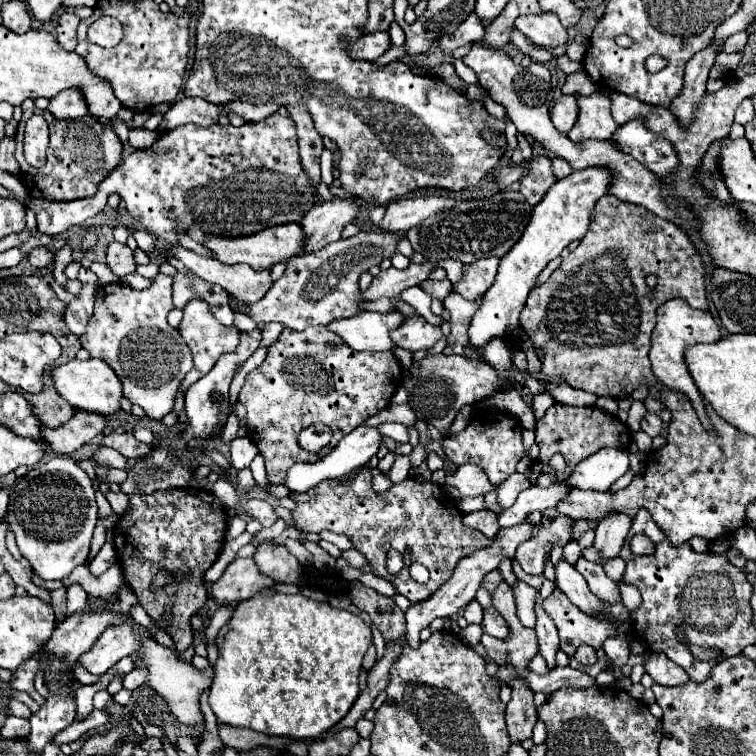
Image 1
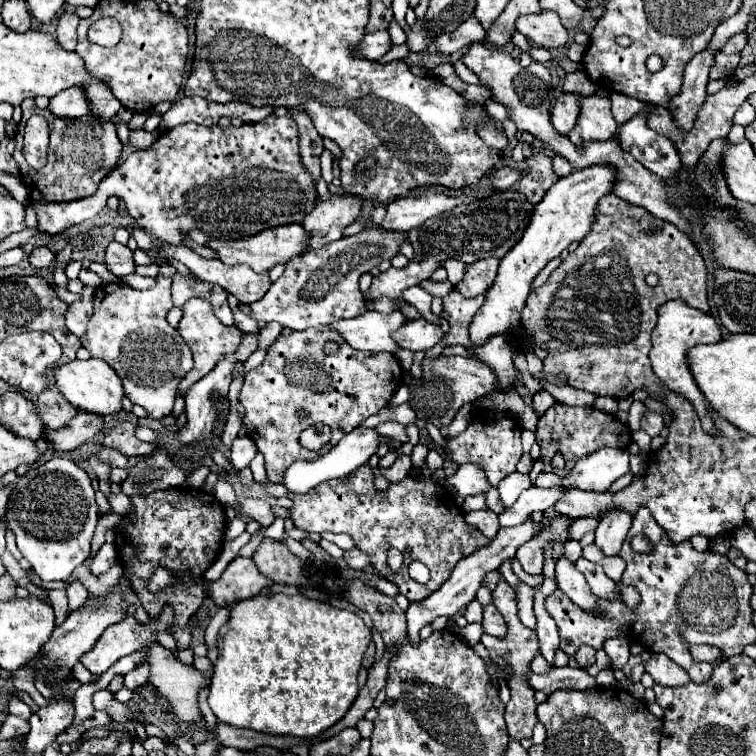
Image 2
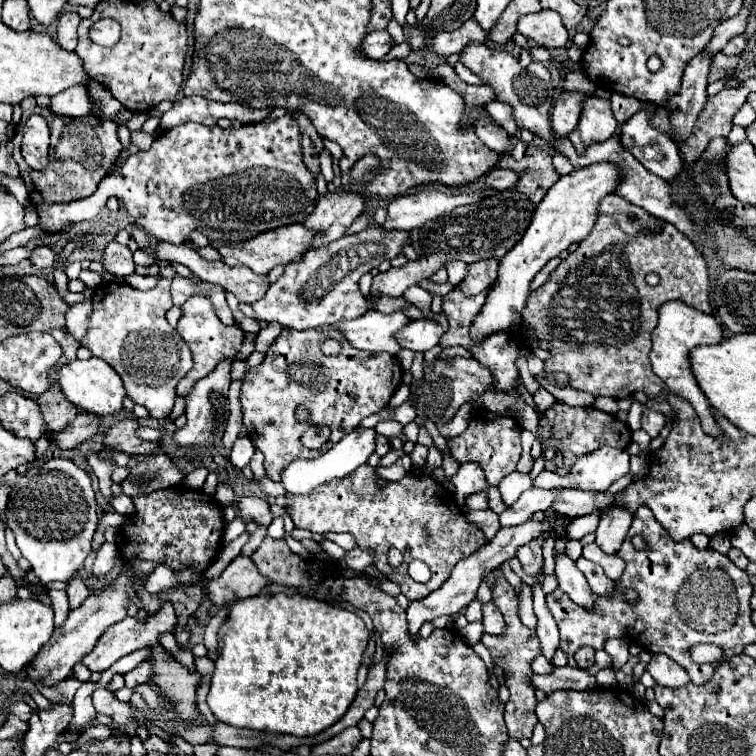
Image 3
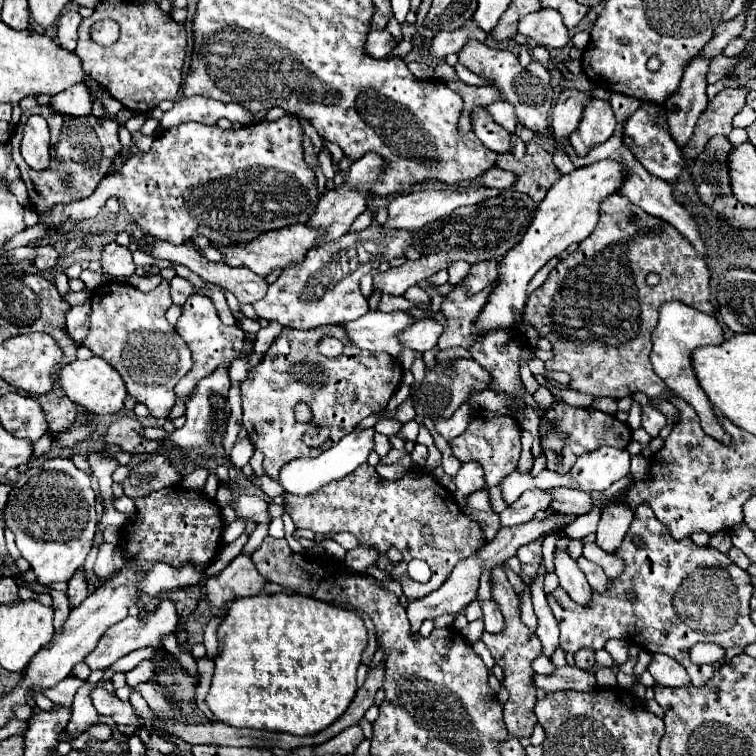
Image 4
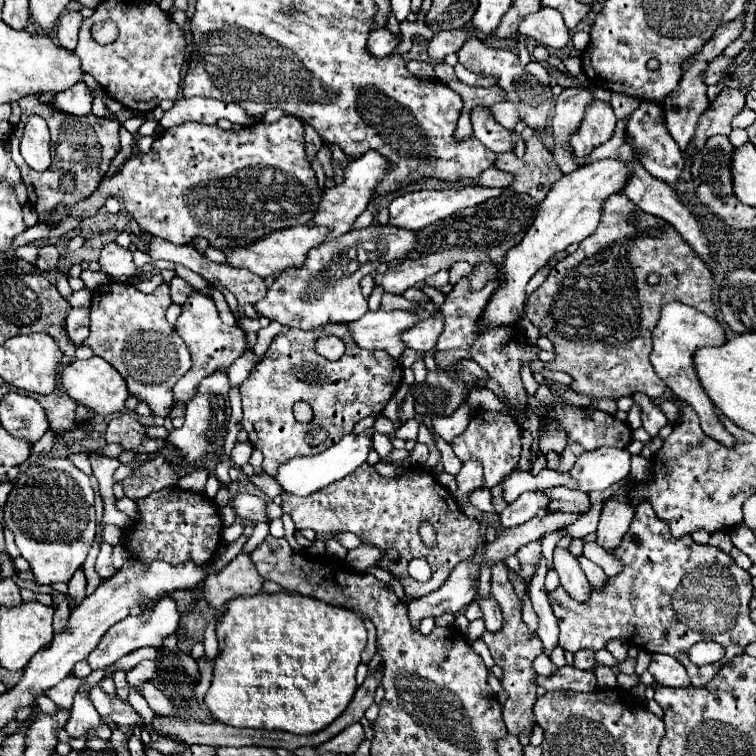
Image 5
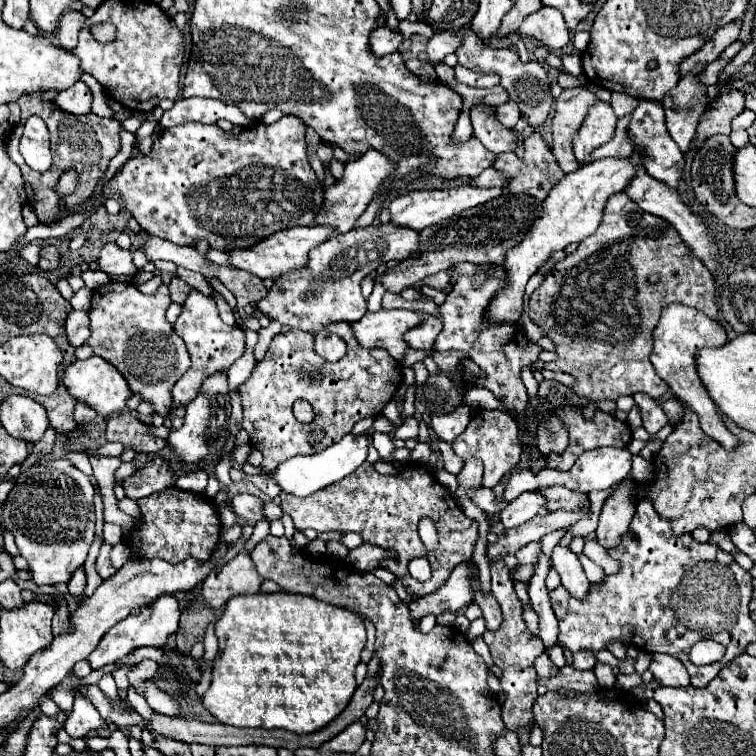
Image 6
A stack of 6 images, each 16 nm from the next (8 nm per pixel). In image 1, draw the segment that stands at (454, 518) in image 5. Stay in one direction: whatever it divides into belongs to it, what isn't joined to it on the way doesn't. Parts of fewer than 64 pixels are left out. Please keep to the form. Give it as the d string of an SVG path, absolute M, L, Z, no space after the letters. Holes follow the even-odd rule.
M368 466L360 468L358 476L348 484L324 480L324 484L316 484L312 492L292 494L290 498L296 502L296 510L292 514L298 530L330 530L334 534L348 536L352 540L352 546L366 556L372 574L384 578L386 582L392 582L396 592L406 596L412 604L428 600L428 596L432 596L452 576L460 558L492 544L490 538L462 524L462 512L456 508L456 500L452 500L442 486L422 482L418 478L406 478L404 482L394 484L386 494L374 494ZM390 548L398 550L404 556L404 570L400 572L400 576L390 576L386 570L386 552ZM412 562L428 568L430 580L426 584L410 578L408 568Z

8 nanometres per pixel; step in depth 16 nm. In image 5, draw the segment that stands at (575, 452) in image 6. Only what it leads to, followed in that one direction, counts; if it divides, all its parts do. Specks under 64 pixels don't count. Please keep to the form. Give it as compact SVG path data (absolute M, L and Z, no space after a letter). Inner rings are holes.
M556 404L548 410L548 416L556 416L556 420L560 420L560 424L564 424L564 432L568 432L568 448L564 448L564 452L558 456L556 452L548 452L546 460L548 460L548 468L550 470L558 470L558 472L568 472L570 466L576 462L576 458L582 452L588 450L596 450L600 446L614 446L614 448L626 448L632 442L632 430L628 428L628 424L616 420L612 414L594 410L592 414L586 414L584 408L576 408L576 406L568 406L568 404Z

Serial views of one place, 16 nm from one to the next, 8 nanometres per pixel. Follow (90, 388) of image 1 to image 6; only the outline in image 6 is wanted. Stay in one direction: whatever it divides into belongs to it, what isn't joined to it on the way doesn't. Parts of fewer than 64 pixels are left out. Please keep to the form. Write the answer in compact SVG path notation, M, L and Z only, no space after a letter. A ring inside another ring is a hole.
M90 356L88 360L76 360L70 366L66 366L62 384L76 402L88 404L100 416L110 416L110 414L122 412L126 408L126 400L132 396L128 392L126 380L120 376L120 372L100 356Z

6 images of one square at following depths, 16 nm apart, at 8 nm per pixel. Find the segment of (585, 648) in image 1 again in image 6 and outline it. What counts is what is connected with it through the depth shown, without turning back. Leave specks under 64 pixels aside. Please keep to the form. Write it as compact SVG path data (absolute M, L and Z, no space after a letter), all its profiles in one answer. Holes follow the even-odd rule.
M584 650L584 652L576 652L574 654L574 662L572 662L574 668L578 668L578 670L592 670L594 664L596 664L596 660L594 660L592 652Z

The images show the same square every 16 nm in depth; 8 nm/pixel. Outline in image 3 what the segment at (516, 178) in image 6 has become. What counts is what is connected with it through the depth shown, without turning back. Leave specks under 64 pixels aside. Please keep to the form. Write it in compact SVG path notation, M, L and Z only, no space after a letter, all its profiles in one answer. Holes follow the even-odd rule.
M534 142L528 144L530 146L530 154L522 158L522 162L514 160L508 154L500 156L500 166L502 168L510 168L516 170L520 174L518 180L518 192L528 194L528 198L538 204L548 188L560 178L552 166L552 156L548 156L542 148L538 148Z

